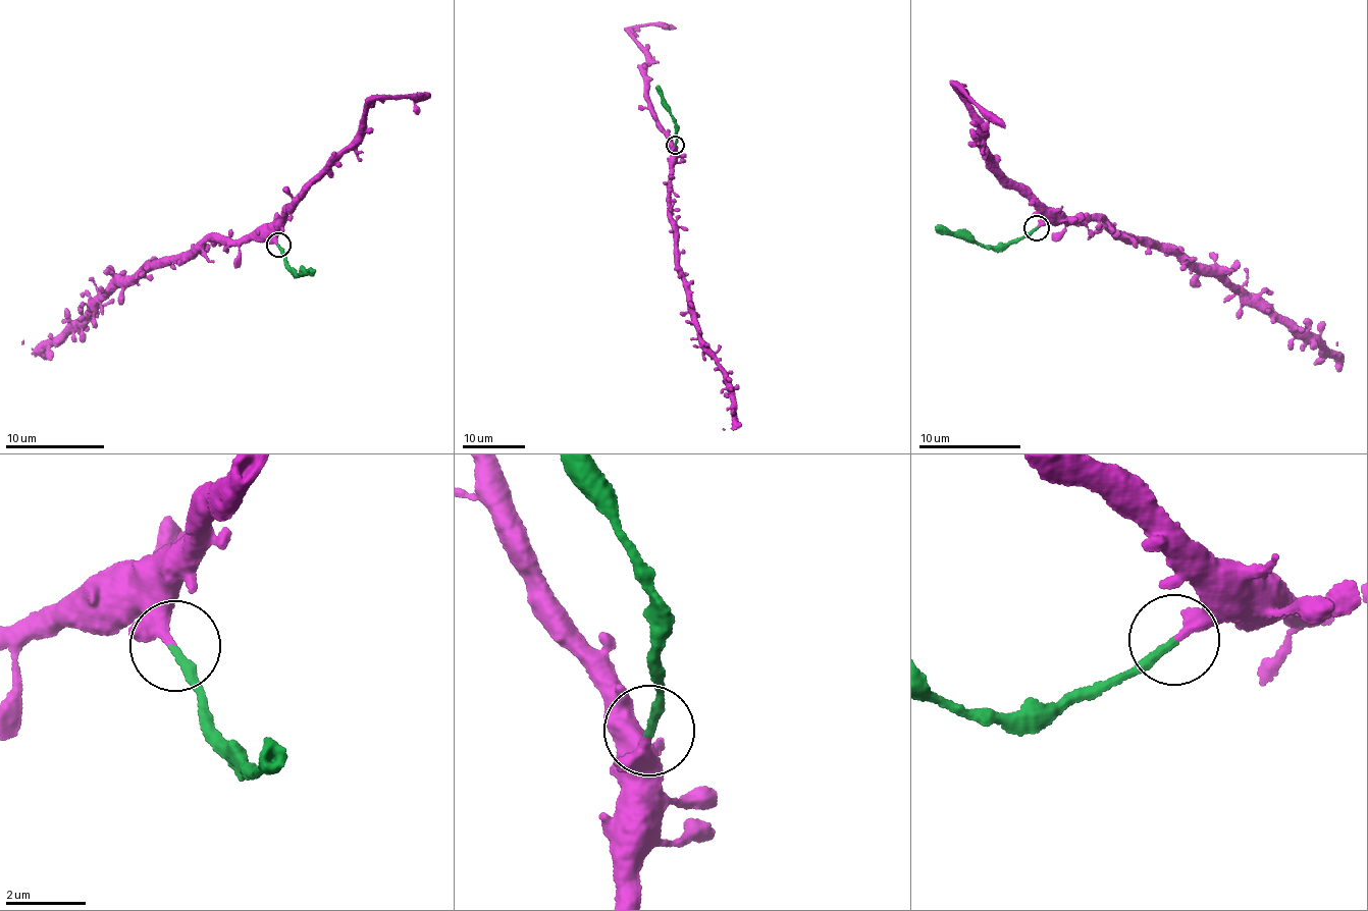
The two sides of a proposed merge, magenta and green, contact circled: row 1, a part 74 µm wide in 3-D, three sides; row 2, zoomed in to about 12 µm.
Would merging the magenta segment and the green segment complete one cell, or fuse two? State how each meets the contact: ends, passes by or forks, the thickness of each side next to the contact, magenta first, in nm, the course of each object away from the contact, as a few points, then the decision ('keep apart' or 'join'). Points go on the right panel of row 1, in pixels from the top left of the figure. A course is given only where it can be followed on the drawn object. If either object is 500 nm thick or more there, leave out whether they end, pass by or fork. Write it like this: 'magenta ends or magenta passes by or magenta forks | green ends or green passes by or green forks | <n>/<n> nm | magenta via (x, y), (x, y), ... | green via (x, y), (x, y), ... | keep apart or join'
magenta passes by | green ends | 200/240 nm | magenta via (1037, 227), (1098, 217), (1114, 231), (1169, 243), (1339, 356), (1336, 342) | green via (1037, 227), (1009, 242), (988, 248), (935, 227) | keep apart

